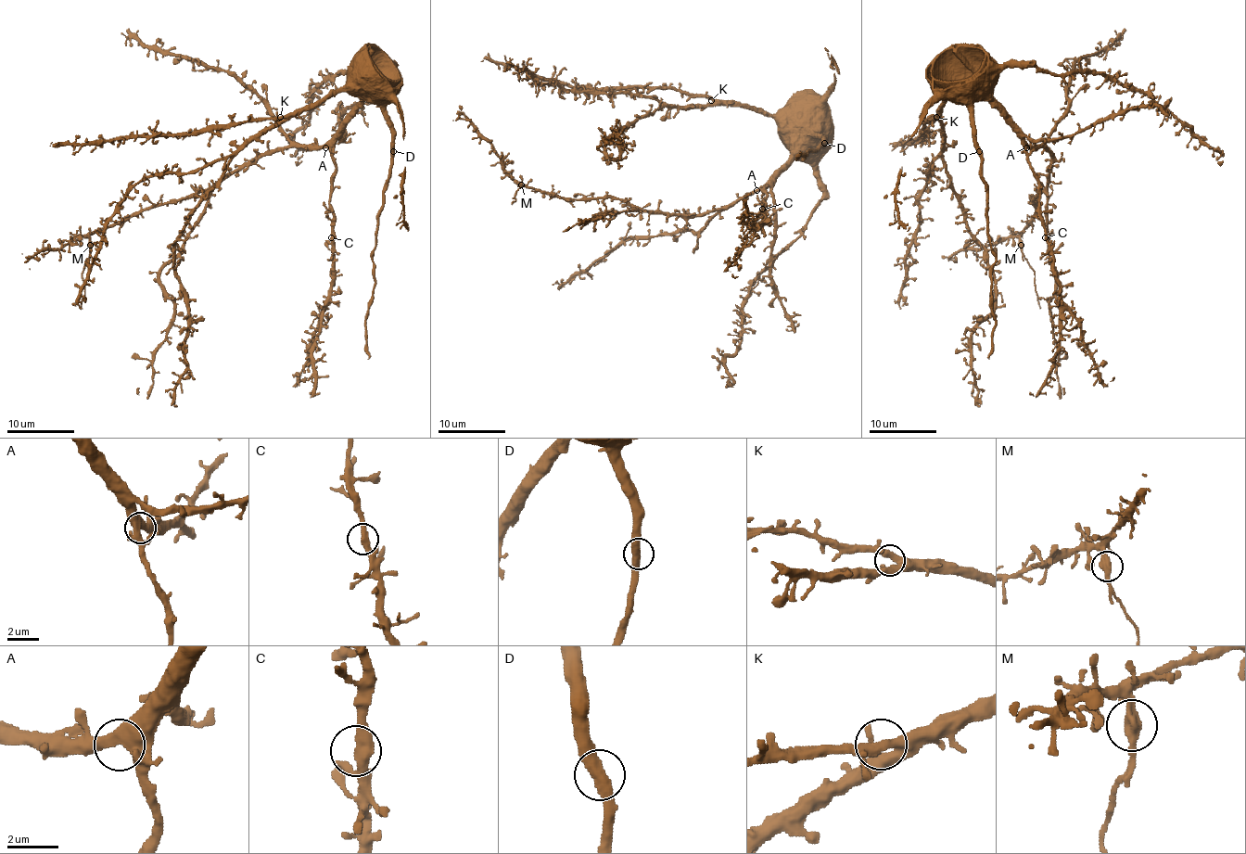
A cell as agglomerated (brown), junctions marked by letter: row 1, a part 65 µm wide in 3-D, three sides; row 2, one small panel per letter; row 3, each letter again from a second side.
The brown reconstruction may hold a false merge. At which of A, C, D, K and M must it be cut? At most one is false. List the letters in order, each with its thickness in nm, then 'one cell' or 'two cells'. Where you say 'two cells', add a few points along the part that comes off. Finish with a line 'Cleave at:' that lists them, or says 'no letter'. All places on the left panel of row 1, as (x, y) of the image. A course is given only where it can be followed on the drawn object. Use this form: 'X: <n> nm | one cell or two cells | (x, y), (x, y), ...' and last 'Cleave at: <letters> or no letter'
A: 480 nm | one cell
C: 440 nm | one cell
D: 460 nm | one cell
K: 420 nm | one cell
M: 400 nm | two cells | (90, 244), (90, 256), (82, 272), (85, 291), (80, 309)
Cleave at: M

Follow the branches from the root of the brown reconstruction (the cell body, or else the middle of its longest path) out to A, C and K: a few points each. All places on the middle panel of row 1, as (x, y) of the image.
A: (791, 145), (791, 157), (756, 190)
C: (791, 145), (791, 157), (765, 185), (764, 190), (767, 196), (762, 202), (762, 209)
K: (791, 145), (791, 136), (770, 116), (735, 104), (711, 100)

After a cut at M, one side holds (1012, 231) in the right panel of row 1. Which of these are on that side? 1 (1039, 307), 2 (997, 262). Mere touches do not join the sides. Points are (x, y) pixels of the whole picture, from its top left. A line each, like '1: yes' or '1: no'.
1: no
2: yes

